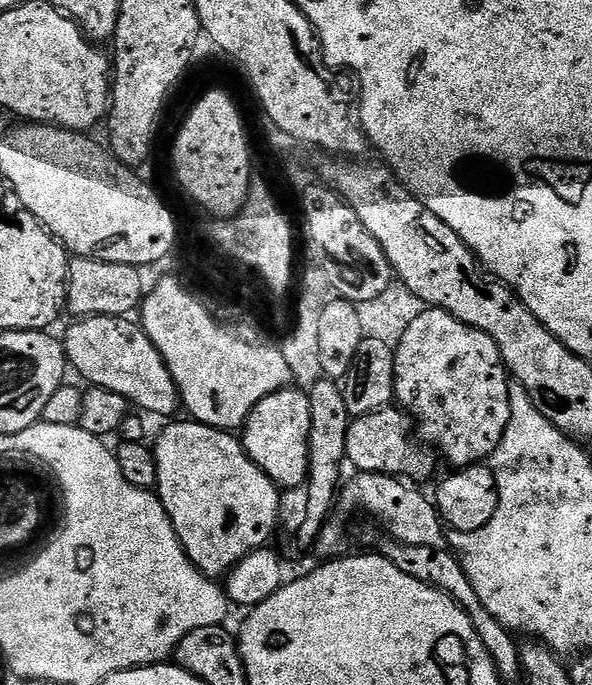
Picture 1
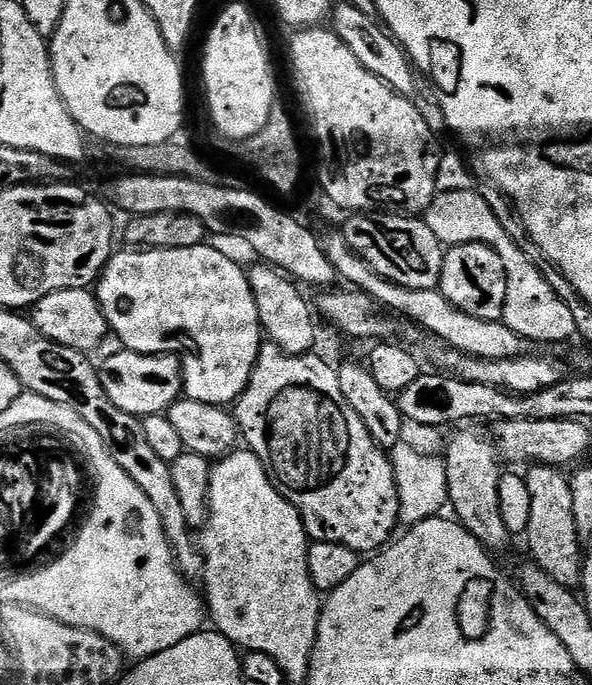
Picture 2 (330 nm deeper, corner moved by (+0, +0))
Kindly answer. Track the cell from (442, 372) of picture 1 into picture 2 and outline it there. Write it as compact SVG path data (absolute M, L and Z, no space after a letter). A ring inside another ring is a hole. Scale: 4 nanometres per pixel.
M454 245L444 254L440 293L458 310L474 314L474 318L503 320L503 307L506 303L506 269L498 254L488 245Z

